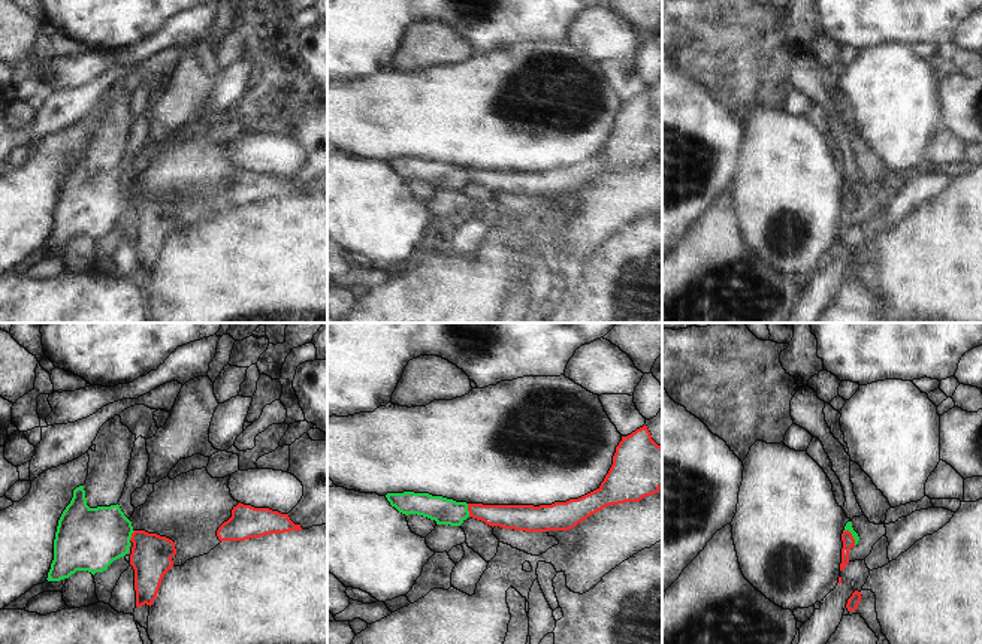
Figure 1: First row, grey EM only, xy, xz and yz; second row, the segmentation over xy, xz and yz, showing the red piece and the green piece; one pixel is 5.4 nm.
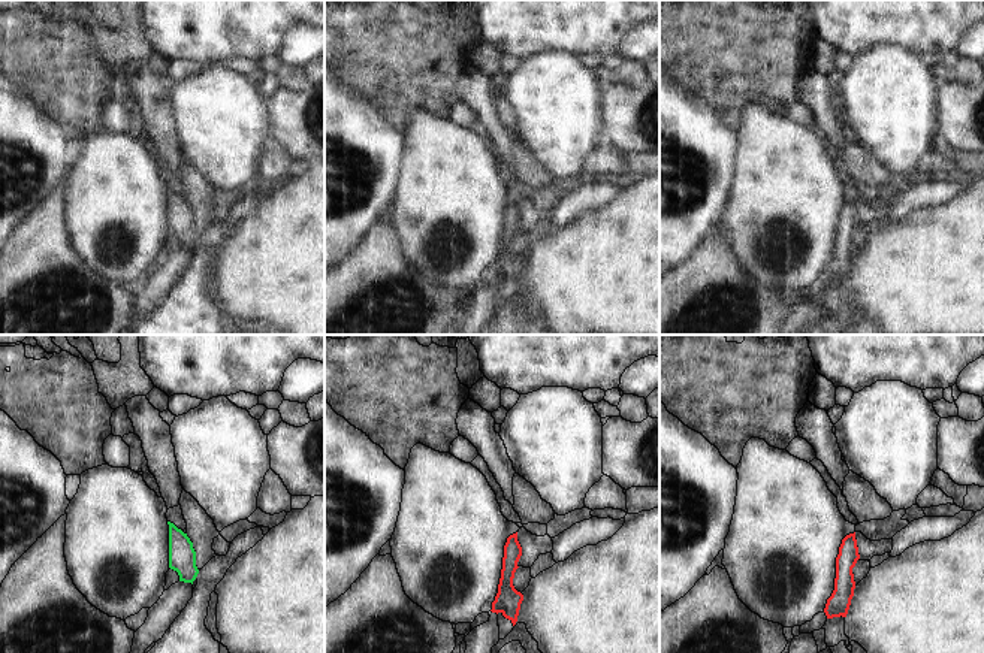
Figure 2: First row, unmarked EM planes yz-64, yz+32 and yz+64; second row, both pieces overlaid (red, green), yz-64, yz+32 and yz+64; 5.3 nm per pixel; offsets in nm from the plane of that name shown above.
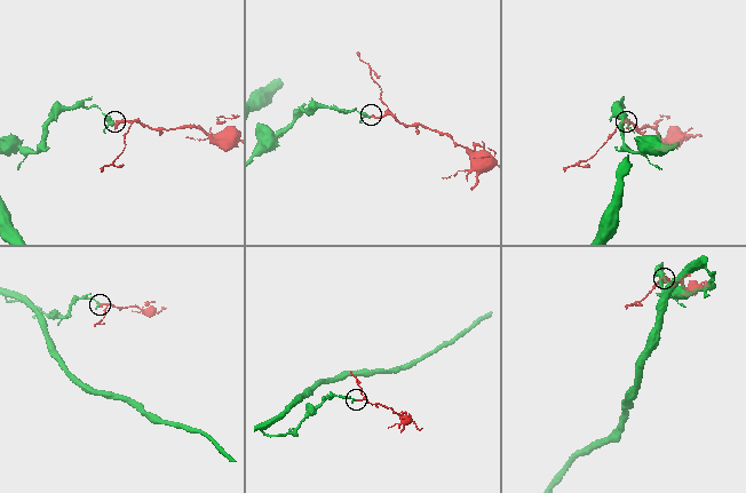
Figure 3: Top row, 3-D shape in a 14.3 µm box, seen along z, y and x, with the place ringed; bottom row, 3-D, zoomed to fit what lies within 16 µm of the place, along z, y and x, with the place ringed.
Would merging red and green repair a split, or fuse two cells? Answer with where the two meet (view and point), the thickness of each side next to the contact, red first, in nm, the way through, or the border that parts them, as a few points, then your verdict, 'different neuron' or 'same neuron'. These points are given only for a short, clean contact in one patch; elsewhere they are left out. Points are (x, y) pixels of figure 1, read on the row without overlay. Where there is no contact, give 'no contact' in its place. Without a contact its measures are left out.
contact yz (852, 202); calibres 70 and 40 nm; way yz (848, 205), (852, 202), (848, 192); same neuron

